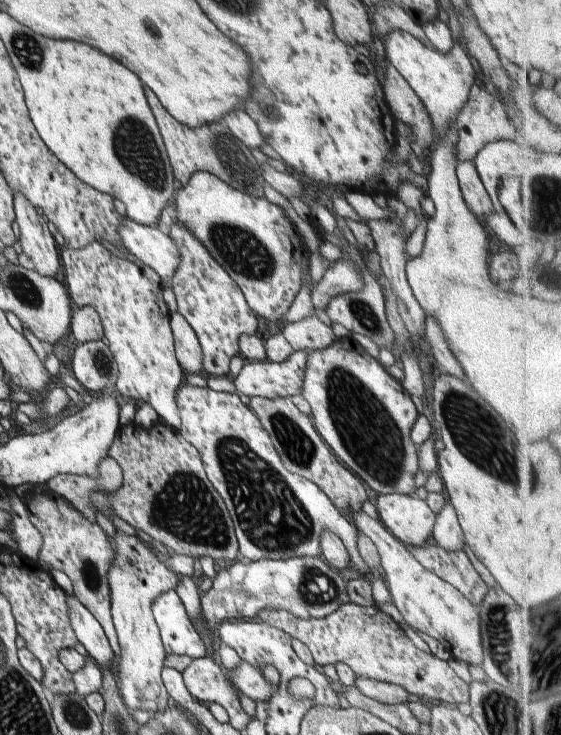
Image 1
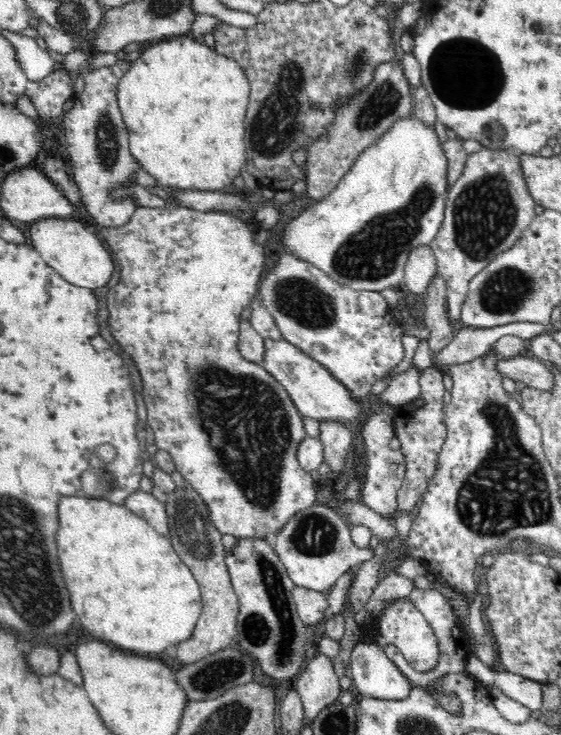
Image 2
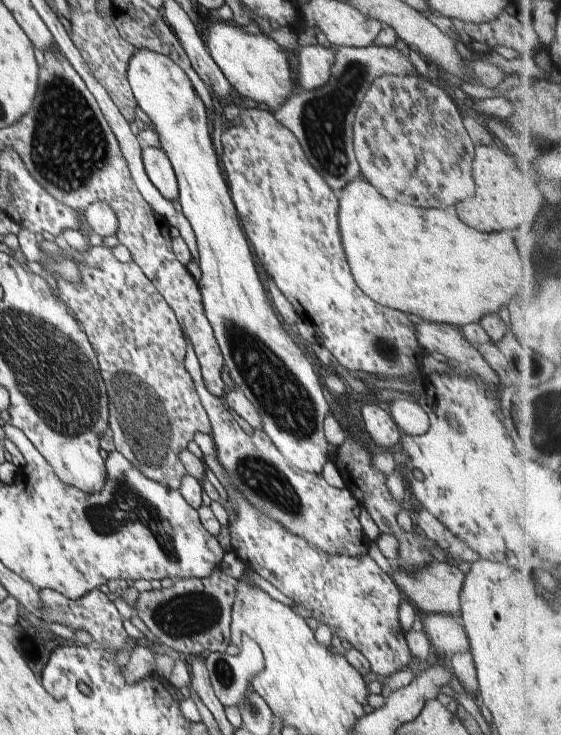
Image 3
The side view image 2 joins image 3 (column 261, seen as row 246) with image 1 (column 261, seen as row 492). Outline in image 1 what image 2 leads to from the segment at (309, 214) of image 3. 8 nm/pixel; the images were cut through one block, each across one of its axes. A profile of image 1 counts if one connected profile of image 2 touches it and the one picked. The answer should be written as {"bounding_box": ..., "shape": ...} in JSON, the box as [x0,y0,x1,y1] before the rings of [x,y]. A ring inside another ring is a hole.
{"bounding_box":[176,171,311,321],"shape":[[[207,171],[192,174],[188,183],[179,188],[176,202],[176,222],[184,224],[210,252],[210,256],[238,284],[250,309],[266,320],[278,321],[293,305],[303,284],[303,274],[309,266],[311,252],[284,210],[266,200],[265,196],[250,196],[225,184]]]}

